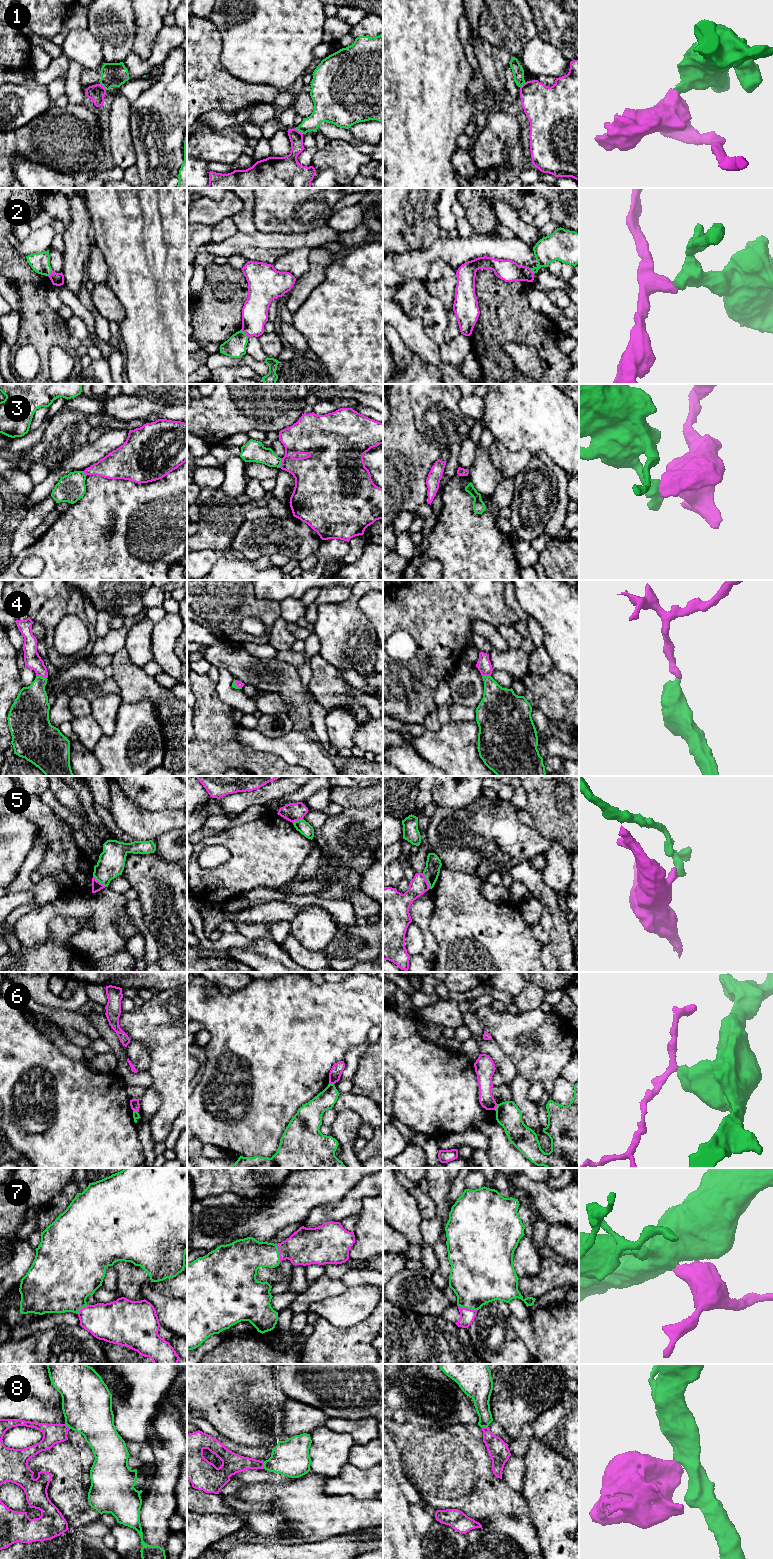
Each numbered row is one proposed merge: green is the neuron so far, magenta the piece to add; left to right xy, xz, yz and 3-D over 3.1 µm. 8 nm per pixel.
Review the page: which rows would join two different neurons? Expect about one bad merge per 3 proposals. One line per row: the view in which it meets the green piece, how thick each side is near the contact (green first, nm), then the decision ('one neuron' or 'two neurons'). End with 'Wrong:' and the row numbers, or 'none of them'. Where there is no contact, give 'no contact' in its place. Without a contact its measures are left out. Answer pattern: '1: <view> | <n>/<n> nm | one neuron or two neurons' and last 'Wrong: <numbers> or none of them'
1: xz | 160/110 nm | two neurons
2: xz | 180/200 nm | two neurons
3: xz | 180/260 nm | two neurons
4: xy | 280/130 nm | one neuron
5: yz | 130/150 nm | two neurons
6: yz | 200/120 nm | two neurons
7: yz | 420/120 nm | one neuron
8: xz | 300/160 nm | two neurons
Wrong: 1, 2, 3, 5, 6, 8

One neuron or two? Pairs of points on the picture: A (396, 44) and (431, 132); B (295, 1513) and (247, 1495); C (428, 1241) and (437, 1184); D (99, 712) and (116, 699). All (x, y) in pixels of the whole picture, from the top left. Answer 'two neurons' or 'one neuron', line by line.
A: one neuron
B: one neuron
C: one neuron
D: one neuron

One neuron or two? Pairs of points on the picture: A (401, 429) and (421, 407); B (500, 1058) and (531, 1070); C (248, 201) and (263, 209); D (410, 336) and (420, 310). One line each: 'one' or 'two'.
A: two
B: two
C: two
D: two

